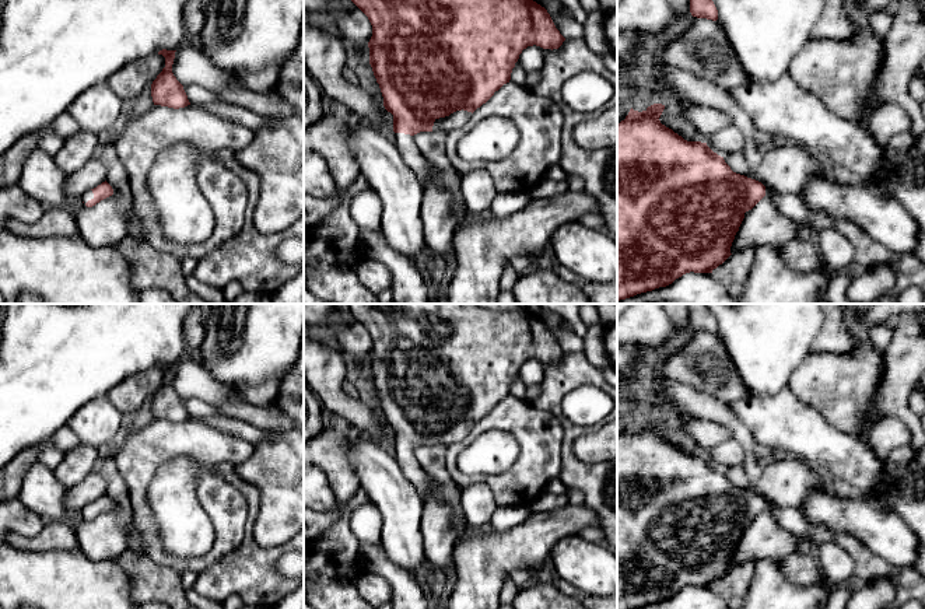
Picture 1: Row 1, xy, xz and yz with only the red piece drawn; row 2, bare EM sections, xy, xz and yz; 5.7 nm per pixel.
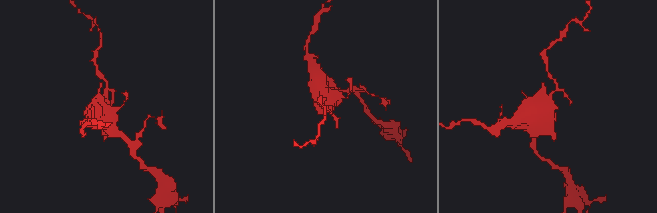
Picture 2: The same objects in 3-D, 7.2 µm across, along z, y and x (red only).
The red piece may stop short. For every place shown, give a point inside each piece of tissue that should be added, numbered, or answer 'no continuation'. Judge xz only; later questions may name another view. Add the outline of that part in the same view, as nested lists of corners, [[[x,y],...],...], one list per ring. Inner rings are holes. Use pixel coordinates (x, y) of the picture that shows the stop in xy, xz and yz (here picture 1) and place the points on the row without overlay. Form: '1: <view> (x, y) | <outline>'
1: xz (459, 431) | [[[456,424],[449,430],[435,433],[432,445],[448,445],[455,444],[466,438],[467,433],[470,431],[472,426],[467,424]]]
2: xz (405, 457) | [[[396,447],[396,461],[424,501],[428,494],[428,475],[416,462],[414,449]]]

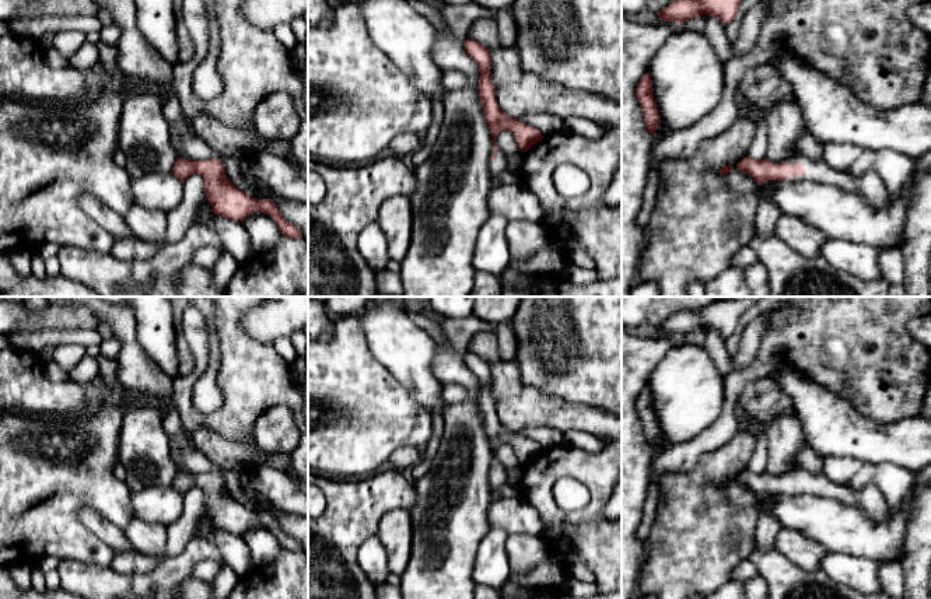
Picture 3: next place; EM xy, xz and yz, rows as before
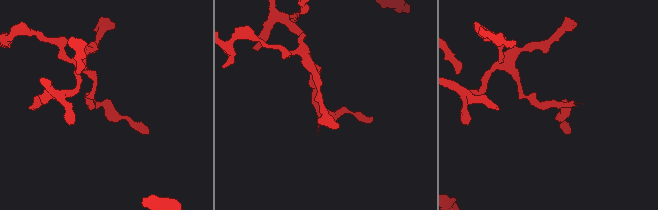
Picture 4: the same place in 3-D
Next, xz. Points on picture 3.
1: xz (500, 479) | [[[497,462],[496,465],[491,463],[489,477],[491,486],[491,501],[498,501],[501,500],[500,487],[507,483],[507,470],[500,462]]]

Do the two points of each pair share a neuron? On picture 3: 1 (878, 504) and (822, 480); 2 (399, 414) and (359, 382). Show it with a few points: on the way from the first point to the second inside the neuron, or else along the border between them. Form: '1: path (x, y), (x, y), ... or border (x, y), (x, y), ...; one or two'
1: path (864, 497), (851, 497), (843, 491), (836, 491); one
2: path (389, 413), (368, 392); one

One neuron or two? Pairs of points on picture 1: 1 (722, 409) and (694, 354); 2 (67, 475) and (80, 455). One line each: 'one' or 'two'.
1: two
2: one

